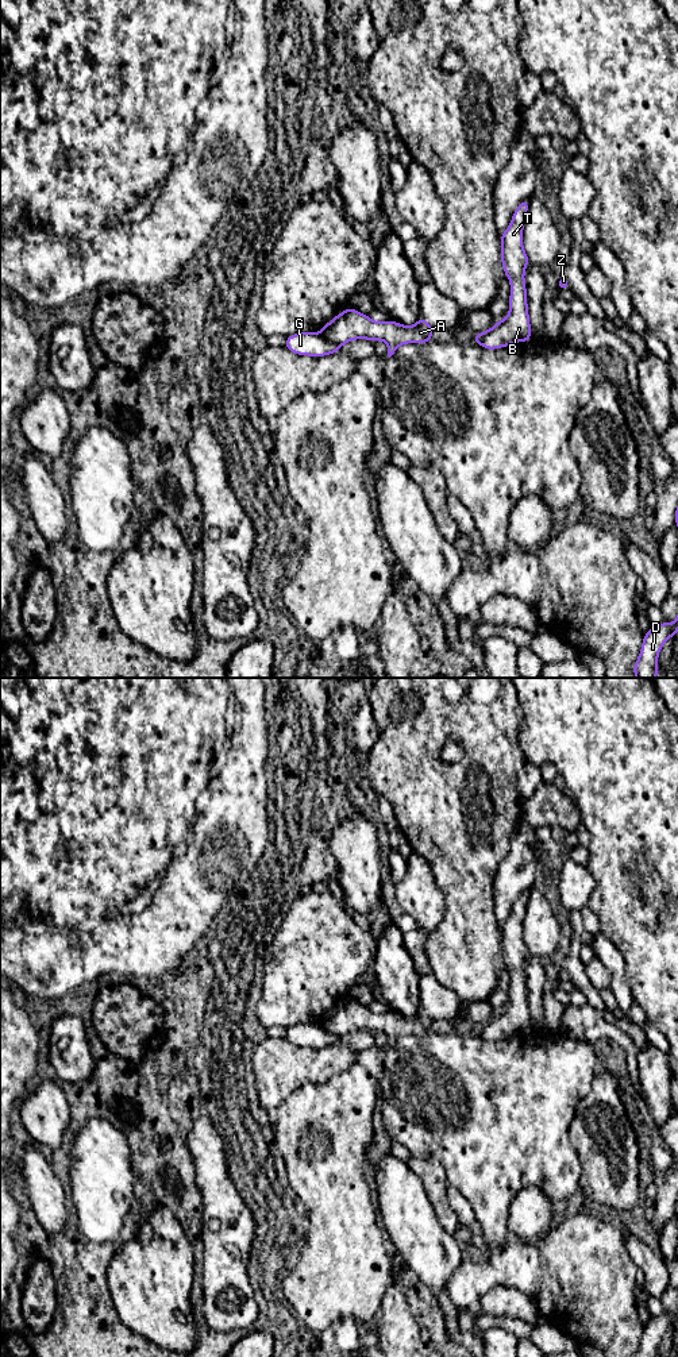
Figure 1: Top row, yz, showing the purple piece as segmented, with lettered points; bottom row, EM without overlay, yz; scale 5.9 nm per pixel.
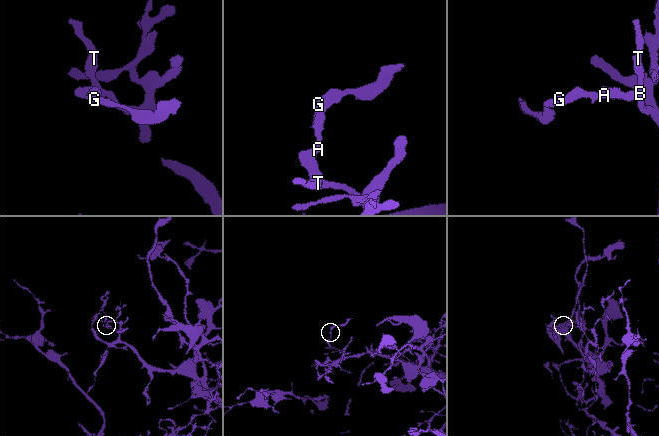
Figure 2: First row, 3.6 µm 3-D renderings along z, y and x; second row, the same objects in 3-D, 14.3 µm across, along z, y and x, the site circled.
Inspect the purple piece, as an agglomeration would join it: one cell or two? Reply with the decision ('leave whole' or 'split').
split

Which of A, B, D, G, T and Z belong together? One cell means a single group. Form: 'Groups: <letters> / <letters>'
Groups: A B D T Z / G

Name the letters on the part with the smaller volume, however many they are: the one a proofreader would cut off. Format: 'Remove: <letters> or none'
Remove: G

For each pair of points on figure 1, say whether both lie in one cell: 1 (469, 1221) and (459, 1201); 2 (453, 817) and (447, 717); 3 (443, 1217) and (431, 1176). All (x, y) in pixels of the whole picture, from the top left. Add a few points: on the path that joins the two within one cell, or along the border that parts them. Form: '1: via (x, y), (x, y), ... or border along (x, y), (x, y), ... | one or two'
1: via (465, 1215), (461, 1206) | one
2: via (432, 793), (432, 741) | one
3: via (440, 1207), (435, 1186) | one

